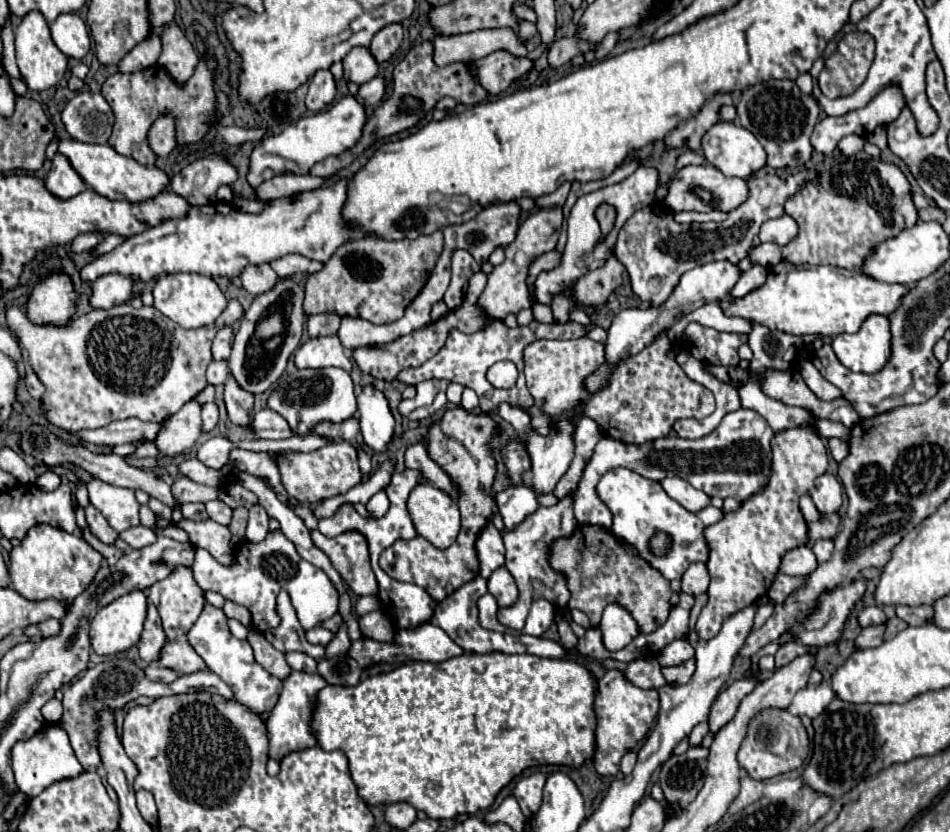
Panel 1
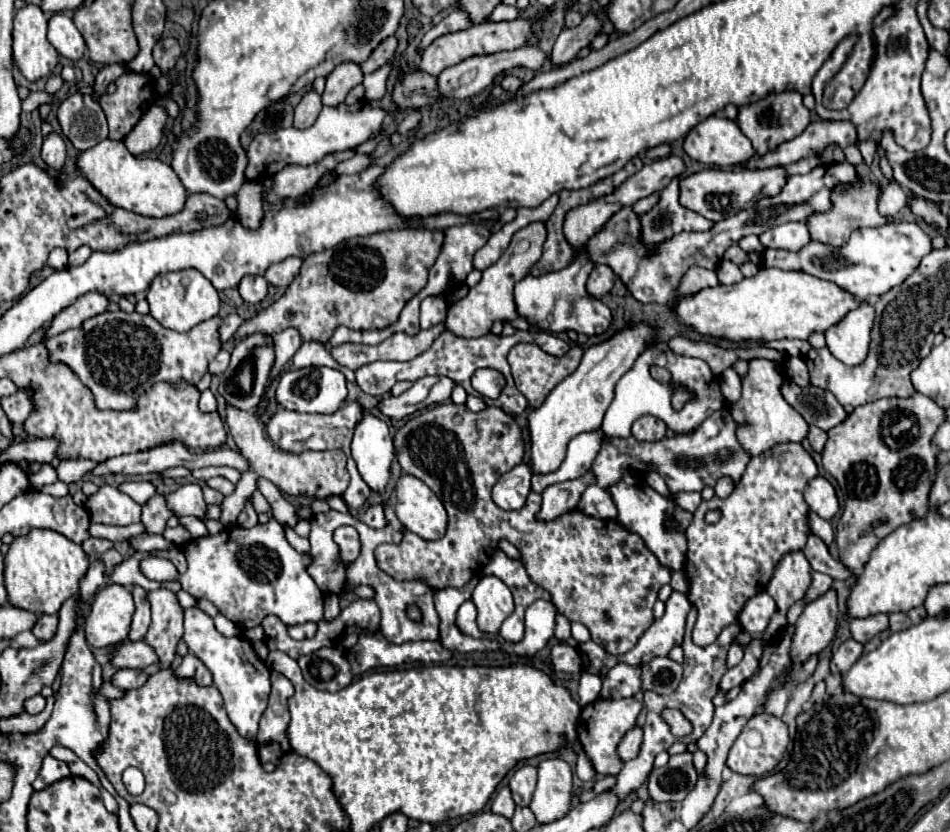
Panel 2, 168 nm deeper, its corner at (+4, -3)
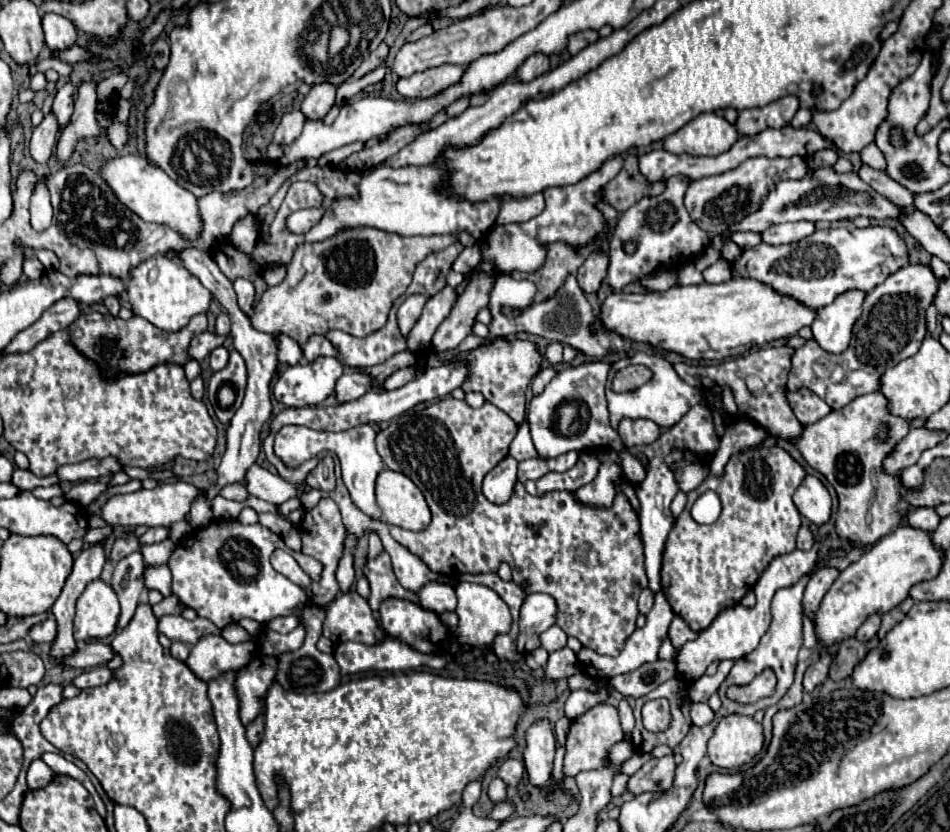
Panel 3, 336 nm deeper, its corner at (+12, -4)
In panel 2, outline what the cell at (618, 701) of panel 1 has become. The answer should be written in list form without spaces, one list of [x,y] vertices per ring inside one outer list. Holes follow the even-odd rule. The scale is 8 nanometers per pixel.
[[[629,697],[629,699],[597,699],[595,703],[589,703],[581,711],[577,735],[579,735],[579,741],[583,745],[585,755],[591,759],[597,773],[617,775],[623,769],[623,763],[613,763],[613,759],[617,755],[617,745],[623,739],[623,735],[635,725],[641,707],[643,705],[635,697]]]

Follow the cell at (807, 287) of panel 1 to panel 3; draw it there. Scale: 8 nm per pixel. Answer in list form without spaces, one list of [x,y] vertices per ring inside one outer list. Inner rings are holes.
[[[737,276],[723,284],[673,286],[667,292],[613,292],[603,302],[599,318],[623,338],[673,350],[691,360],[723,360],[745,354],[753,346],[795,336],[815,320],[815,312],[799,304],[799,300],[791,300],[791,296],[779,296],[779,292],[767,288],[767,284],[759,284],[755,278]]]

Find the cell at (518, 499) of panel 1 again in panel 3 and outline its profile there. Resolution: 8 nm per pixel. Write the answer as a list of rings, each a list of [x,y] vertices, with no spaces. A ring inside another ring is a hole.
[[[503,458],[483,480],[483,494],[493,504],[505,504],[517,482],[517,460]]]

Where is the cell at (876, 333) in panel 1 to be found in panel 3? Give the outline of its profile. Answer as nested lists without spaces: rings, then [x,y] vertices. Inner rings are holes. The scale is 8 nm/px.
[[[851,290],[841,296],[837,296],[829,306],[823,306],[817,310],[817,318],[811,324],[815,342],[831,352],[839,354],[849,348],[855,320],[861,316],[861,304],[863,304],[865,292]]]

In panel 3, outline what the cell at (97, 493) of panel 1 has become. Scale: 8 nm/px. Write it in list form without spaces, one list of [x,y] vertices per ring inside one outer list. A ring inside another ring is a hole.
[[[183,480],[177,482],[165,482],[155,486],[153,490],[137,490],[131,494],[115,494],[111,498],[105,500],[105,504],[101,506],[99,516],[111,524],[111,526],[127,526],[127,528],[135,528],[135,526],[173,526],[169,538],[173,542],[183,540],[187,534],[191,534],[191,524],[185,522],[185,514],[191,508],[191,502],[199,496],[199,488],[195,488],[193,484],[187,484]]]

